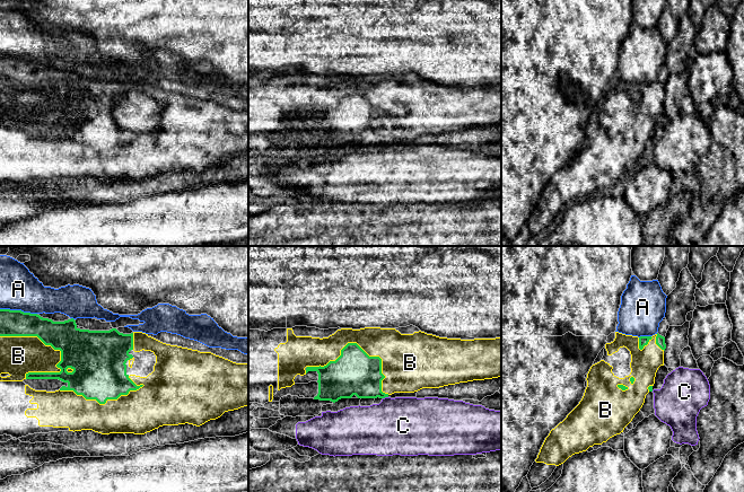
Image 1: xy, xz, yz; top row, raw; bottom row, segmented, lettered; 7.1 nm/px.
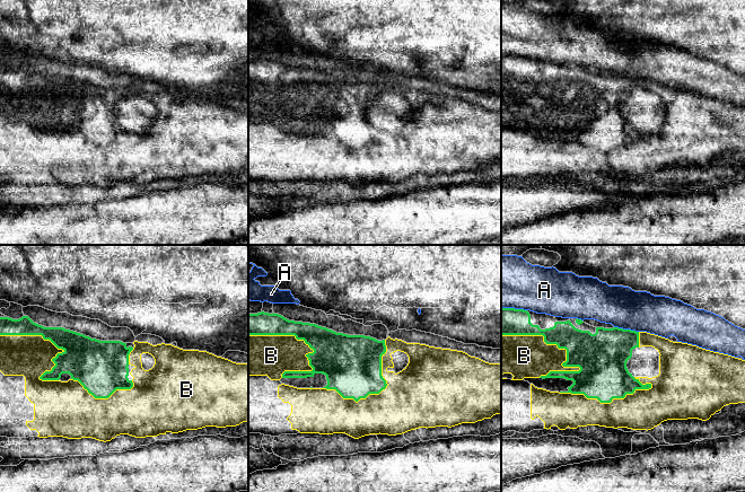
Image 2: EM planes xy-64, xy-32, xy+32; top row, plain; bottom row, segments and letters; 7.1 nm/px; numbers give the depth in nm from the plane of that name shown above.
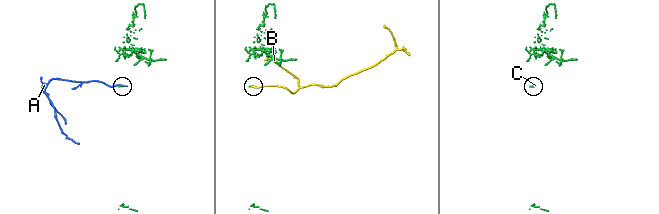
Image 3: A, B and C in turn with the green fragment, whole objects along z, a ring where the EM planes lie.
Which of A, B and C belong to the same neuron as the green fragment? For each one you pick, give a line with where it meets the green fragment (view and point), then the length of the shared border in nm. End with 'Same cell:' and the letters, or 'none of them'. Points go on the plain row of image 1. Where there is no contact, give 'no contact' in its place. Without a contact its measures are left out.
B: contact xy (40, 86); length 500 nm
Same cell: B

